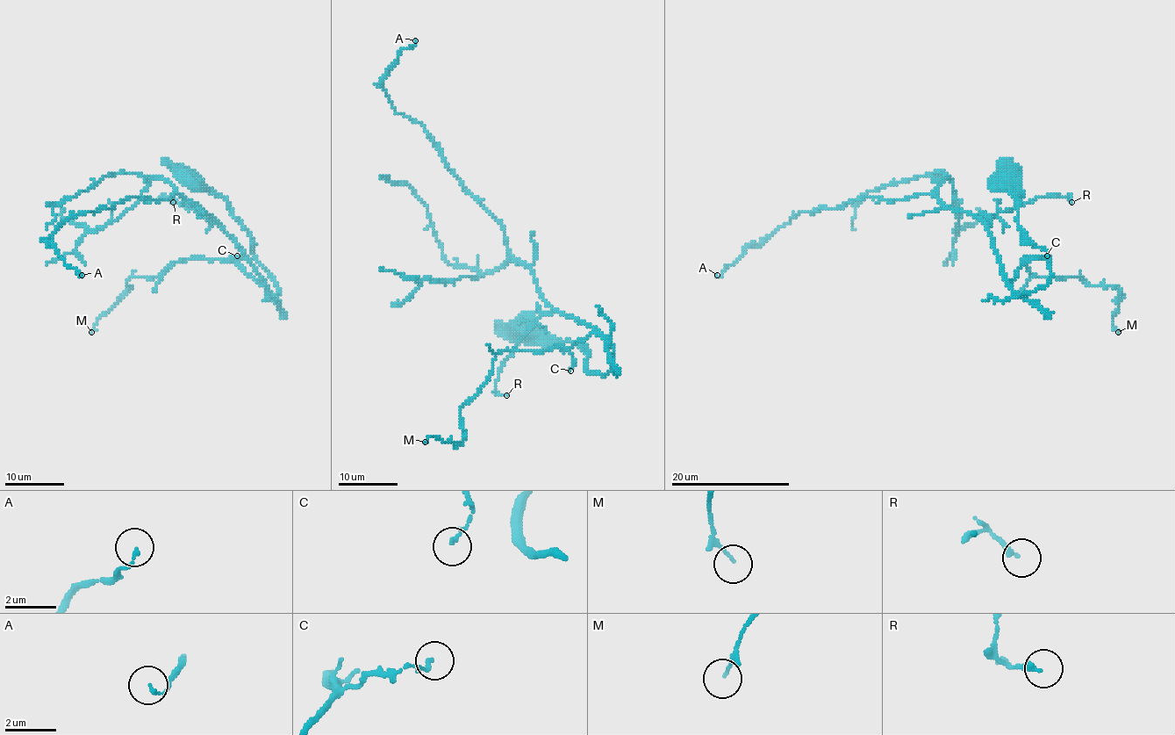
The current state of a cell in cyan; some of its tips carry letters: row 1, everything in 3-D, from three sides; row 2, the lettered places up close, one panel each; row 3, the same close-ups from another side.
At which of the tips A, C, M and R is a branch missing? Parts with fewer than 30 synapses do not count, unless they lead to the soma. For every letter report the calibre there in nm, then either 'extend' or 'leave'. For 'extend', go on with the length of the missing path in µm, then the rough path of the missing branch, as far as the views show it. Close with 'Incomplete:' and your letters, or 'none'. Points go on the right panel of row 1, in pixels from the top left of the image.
A: calibre 120 nm; leave
C: calibre 140 nm; leave
M: calibre 100 nm; leave
R: calibre 200 nm; leave
Incomplete: none

